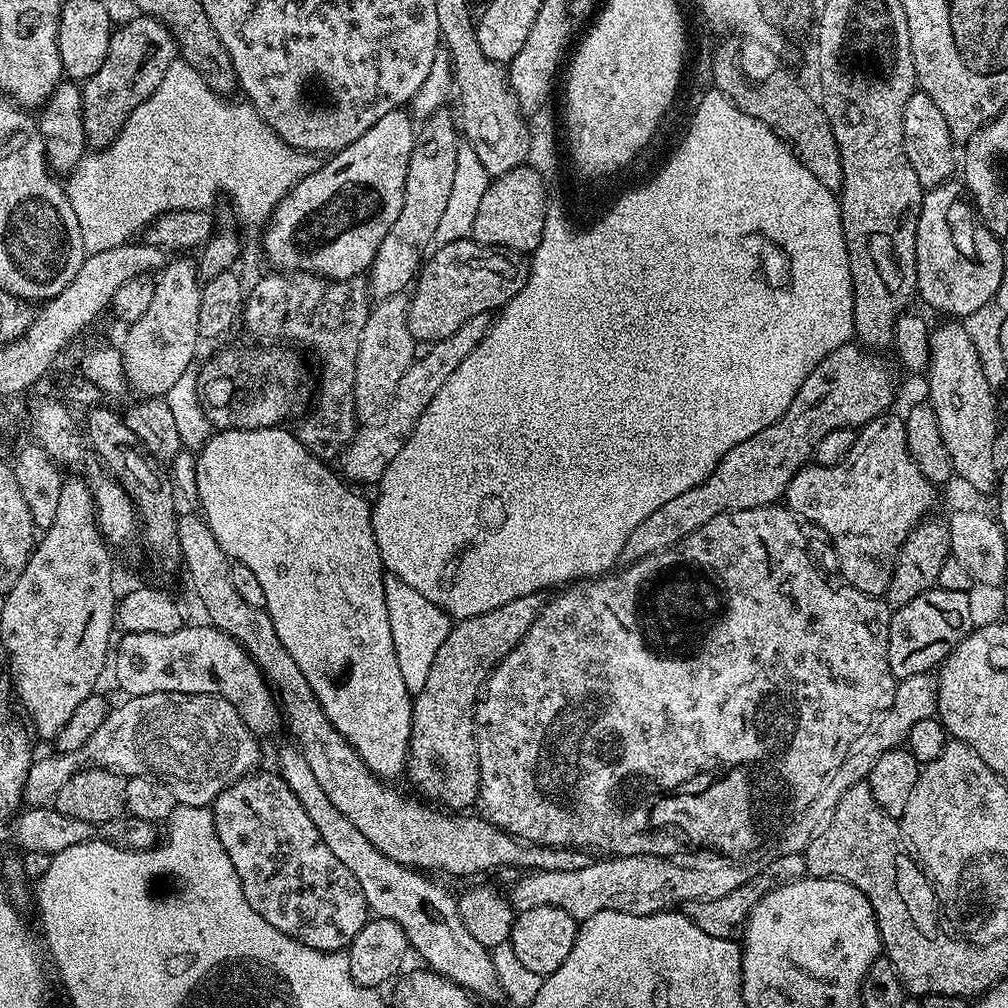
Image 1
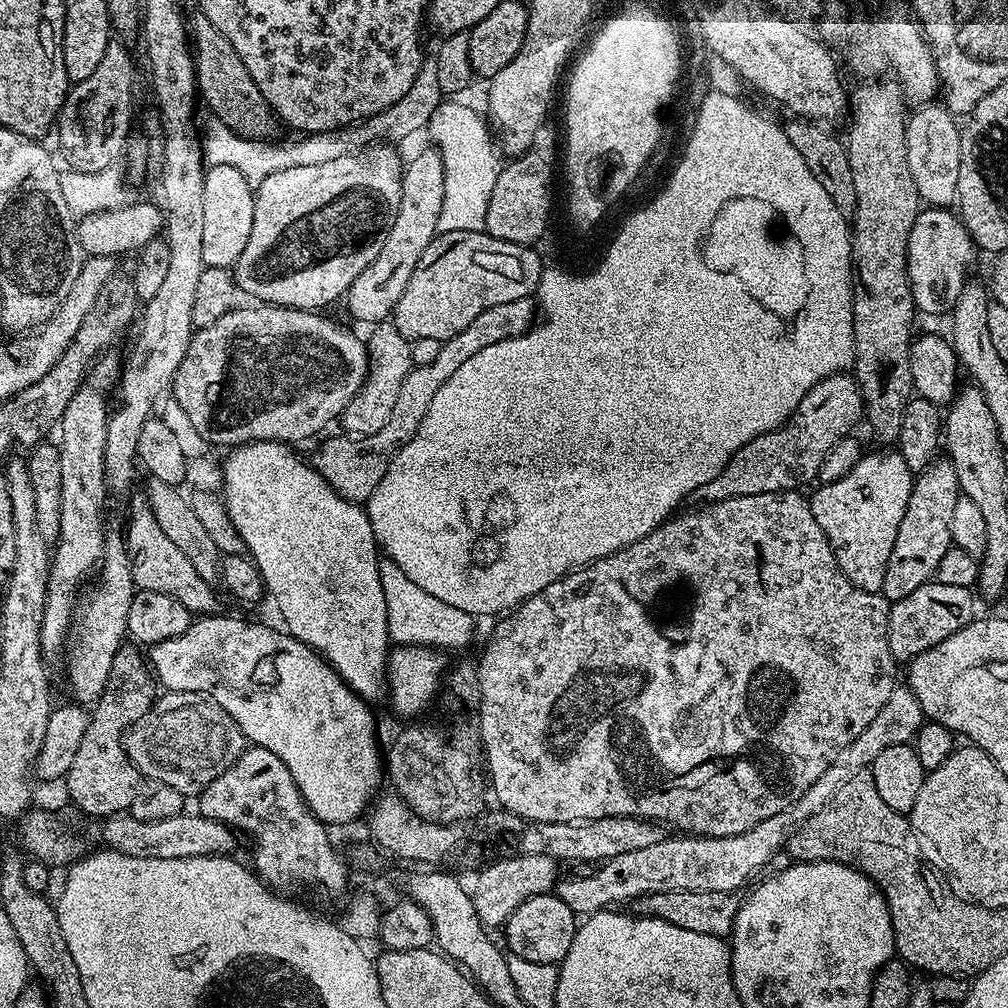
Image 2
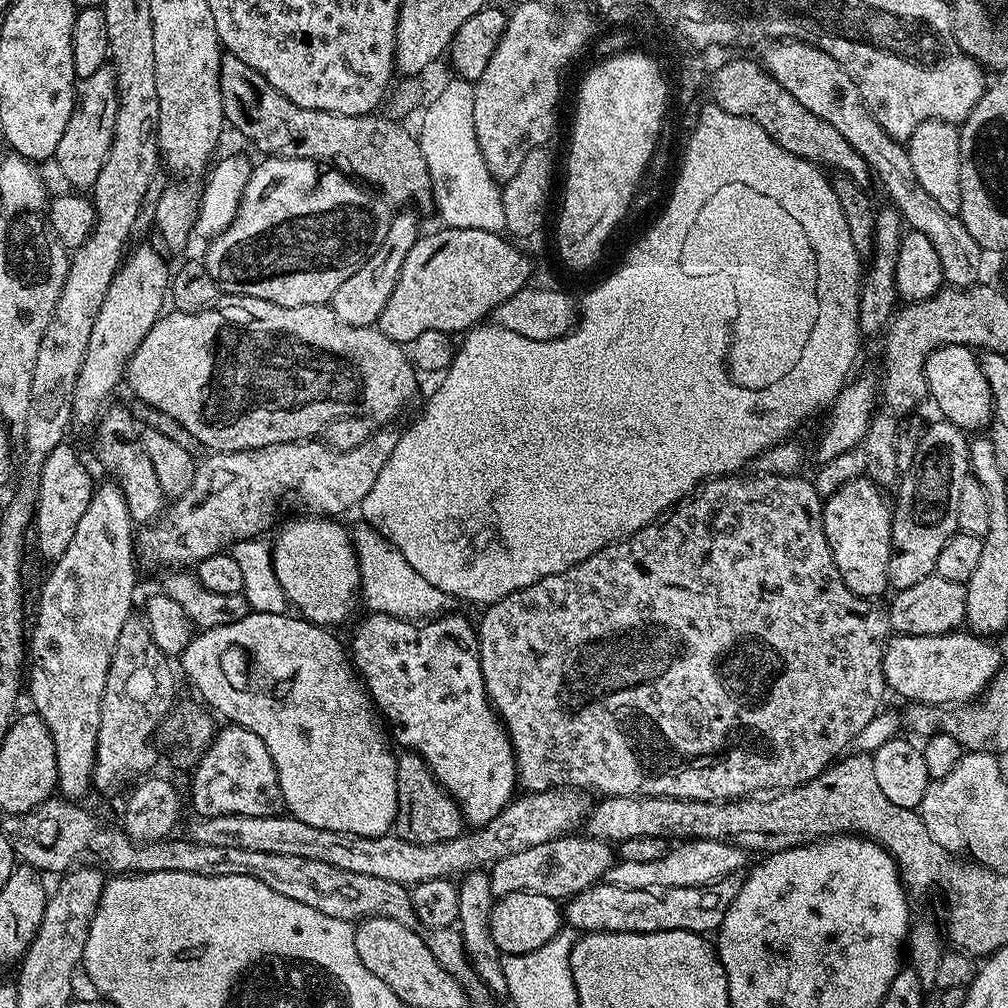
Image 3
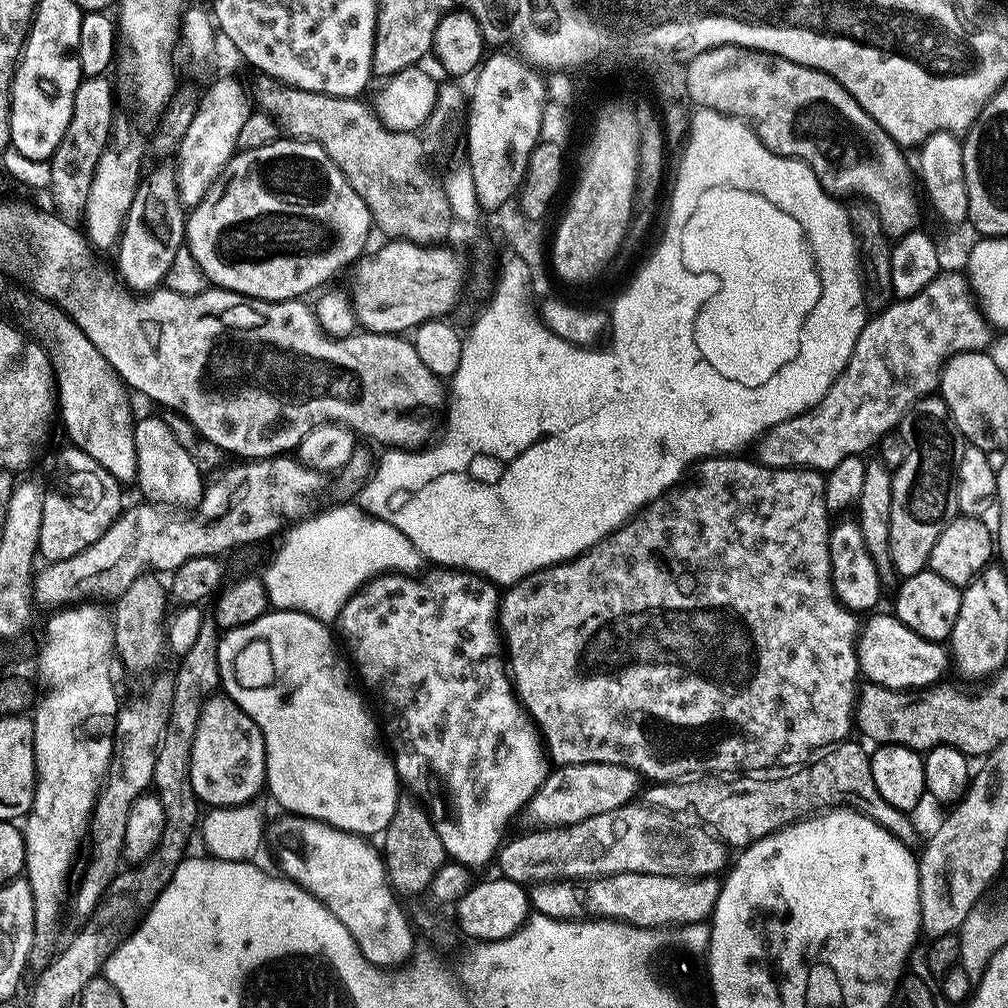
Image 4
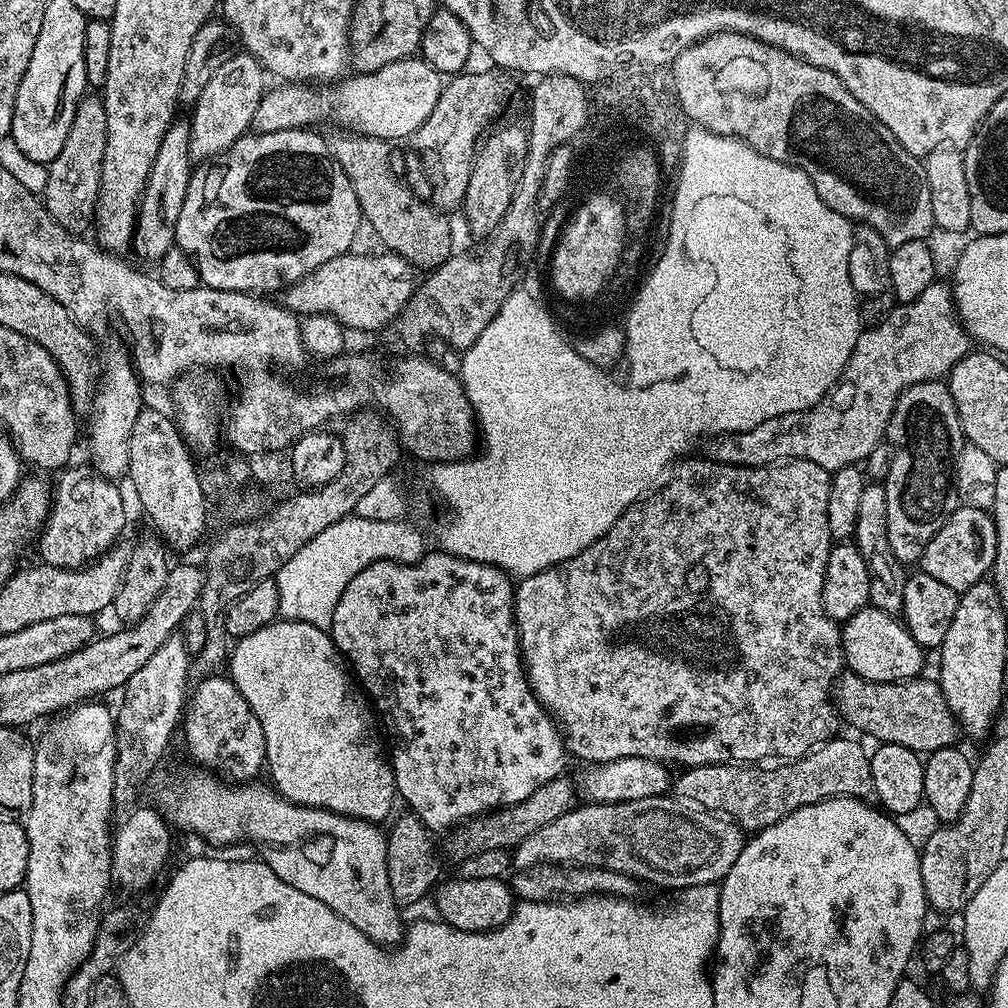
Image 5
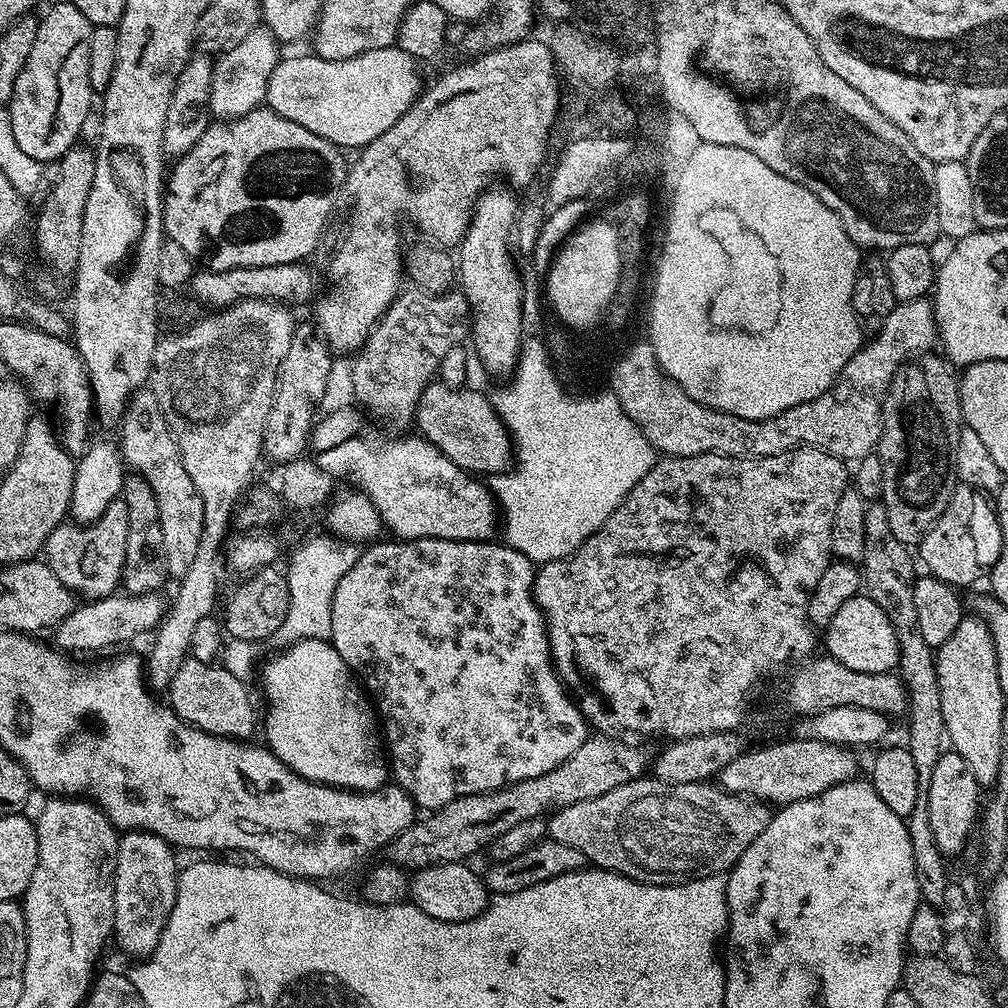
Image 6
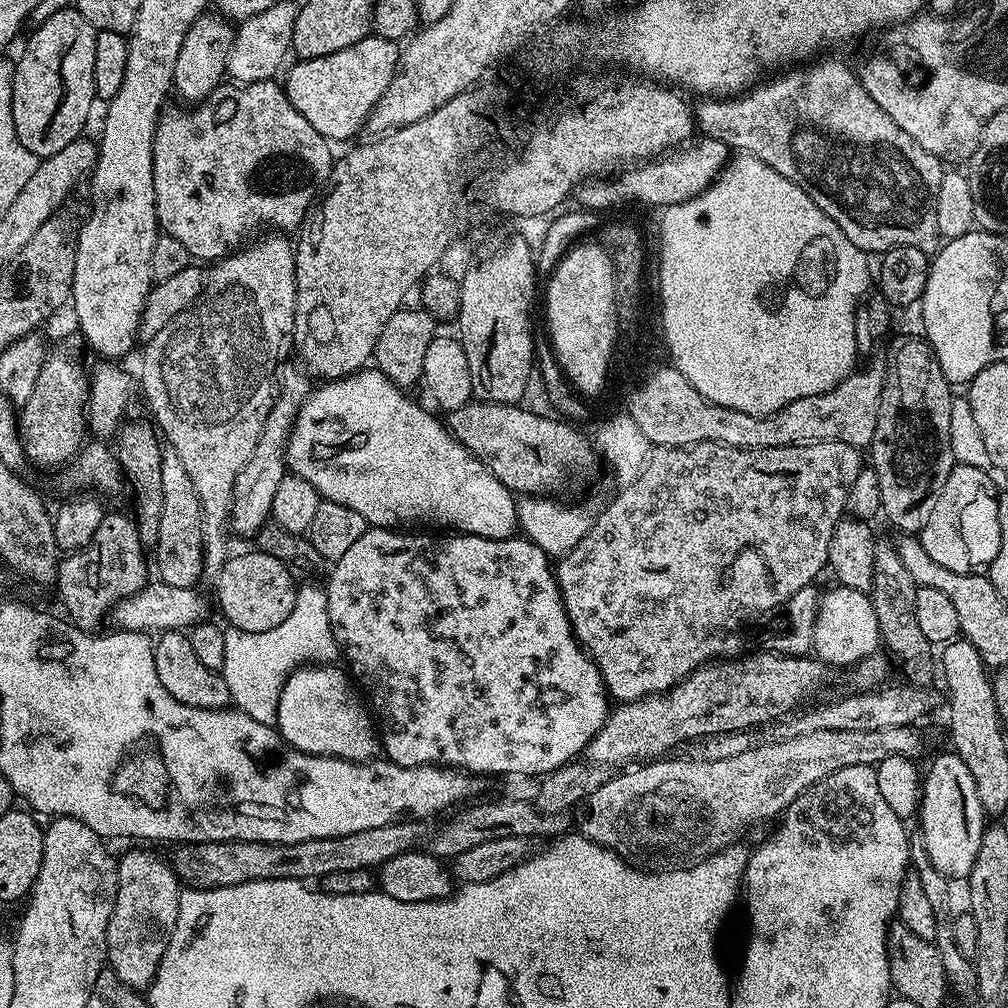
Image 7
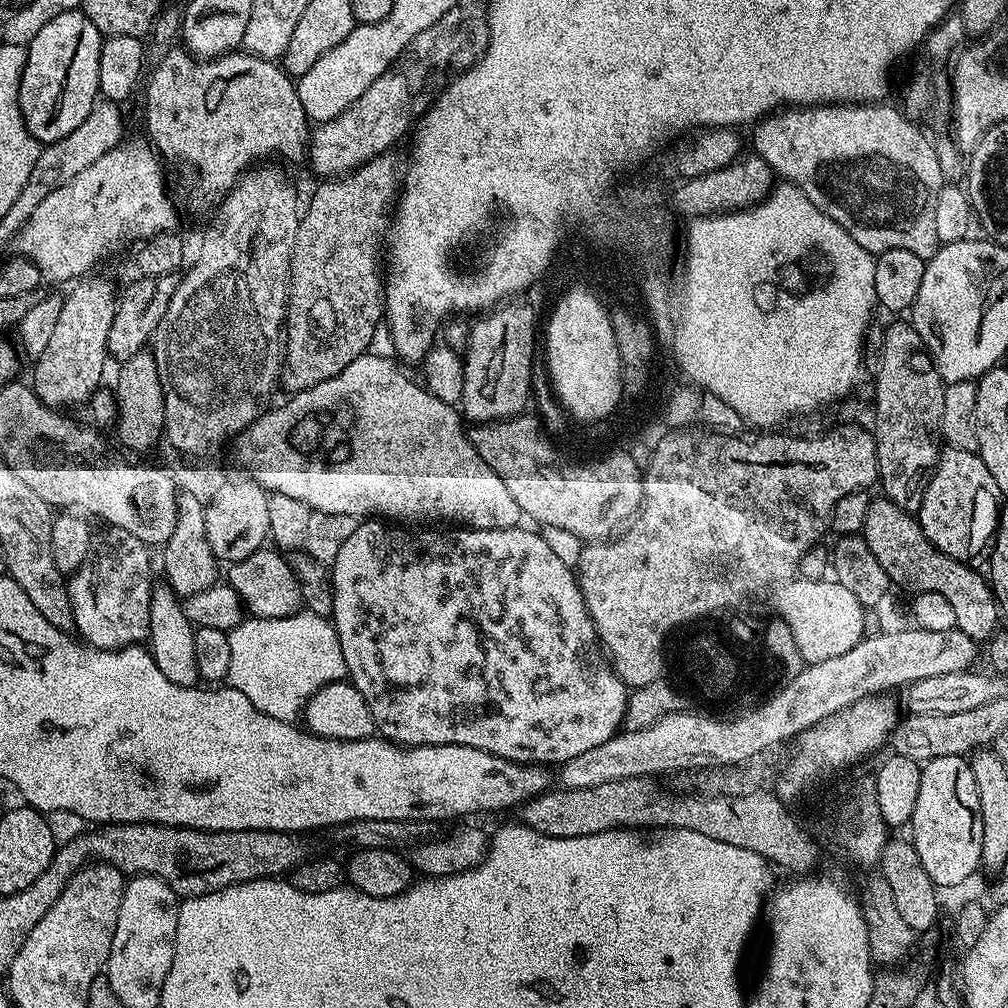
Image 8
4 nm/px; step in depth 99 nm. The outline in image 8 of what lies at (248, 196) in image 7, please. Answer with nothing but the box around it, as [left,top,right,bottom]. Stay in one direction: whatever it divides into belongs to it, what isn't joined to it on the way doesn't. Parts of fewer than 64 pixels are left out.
[144,46,310,212]

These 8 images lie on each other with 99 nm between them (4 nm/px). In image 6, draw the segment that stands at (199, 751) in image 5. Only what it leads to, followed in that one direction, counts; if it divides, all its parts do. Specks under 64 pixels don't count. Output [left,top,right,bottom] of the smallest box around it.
[166,658,258,742]

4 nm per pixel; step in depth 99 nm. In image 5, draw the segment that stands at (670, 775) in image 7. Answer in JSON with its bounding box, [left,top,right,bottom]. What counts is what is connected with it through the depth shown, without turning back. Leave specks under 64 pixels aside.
[511,794,745,890]

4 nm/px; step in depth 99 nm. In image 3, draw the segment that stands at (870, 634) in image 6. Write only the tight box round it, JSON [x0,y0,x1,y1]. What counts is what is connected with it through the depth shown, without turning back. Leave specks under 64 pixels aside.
[882,630,1002,706]

